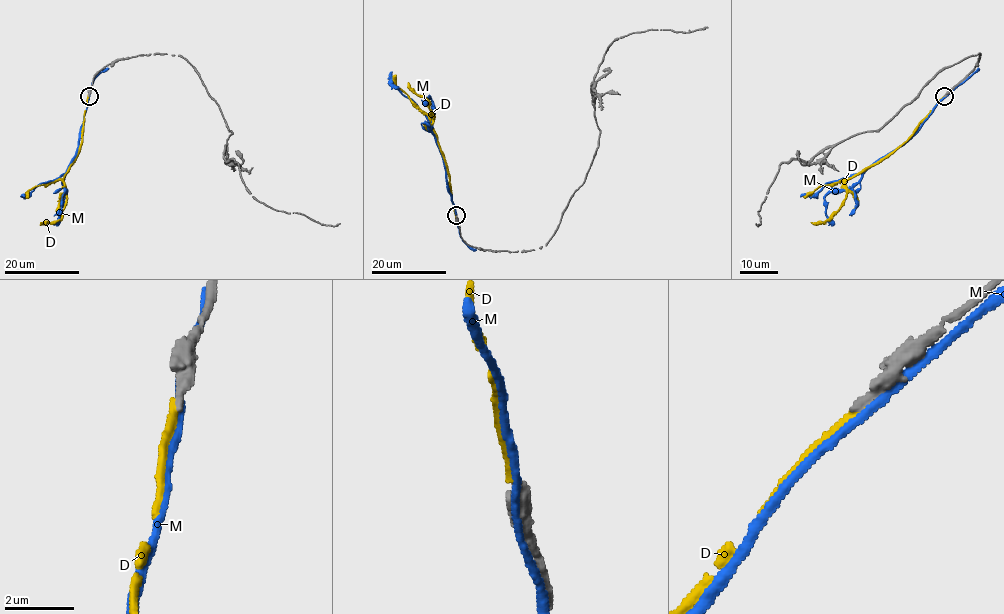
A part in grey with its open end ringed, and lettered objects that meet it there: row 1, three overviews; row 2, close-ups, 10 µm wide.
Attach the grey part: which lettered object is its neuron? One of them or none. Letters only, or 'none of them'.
none of them

